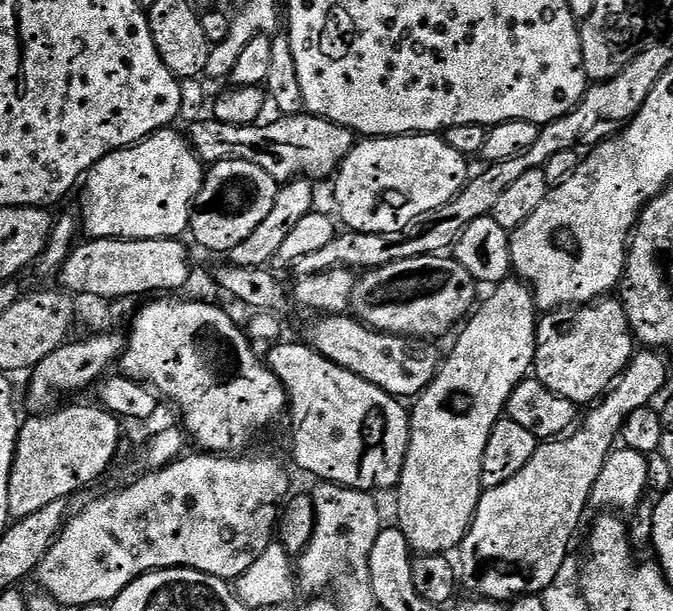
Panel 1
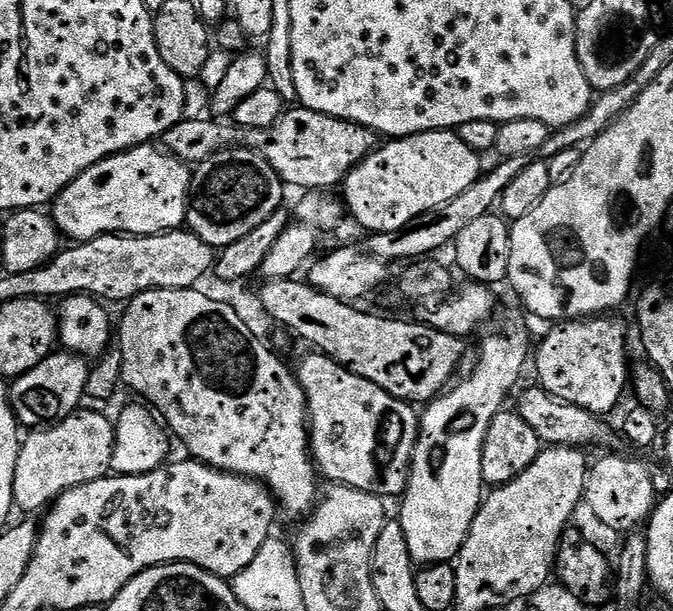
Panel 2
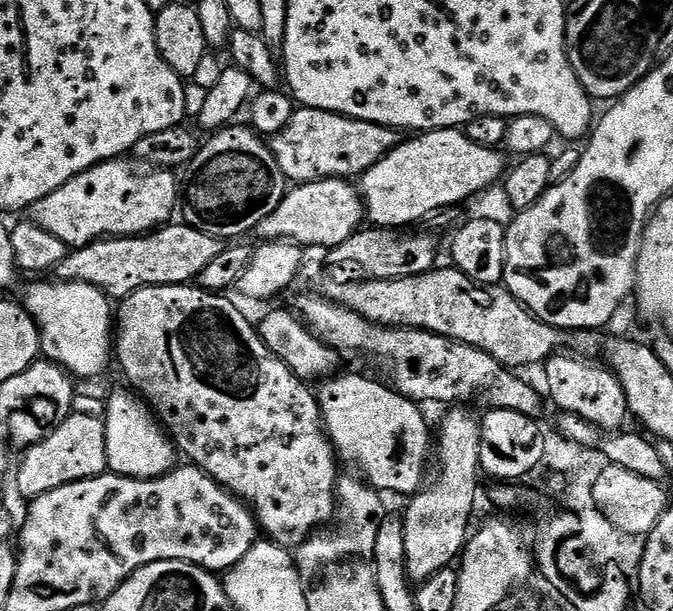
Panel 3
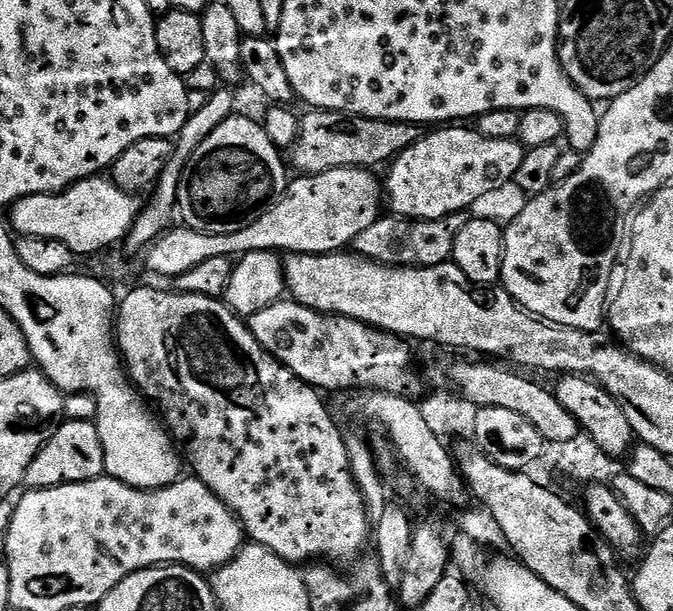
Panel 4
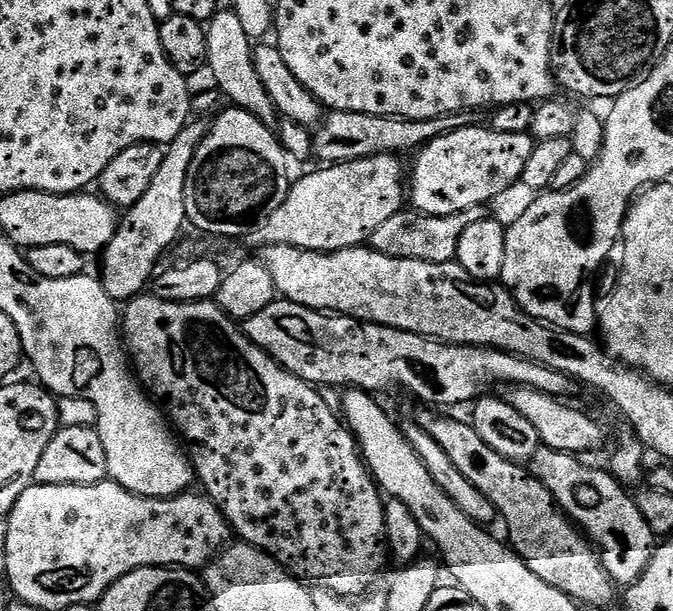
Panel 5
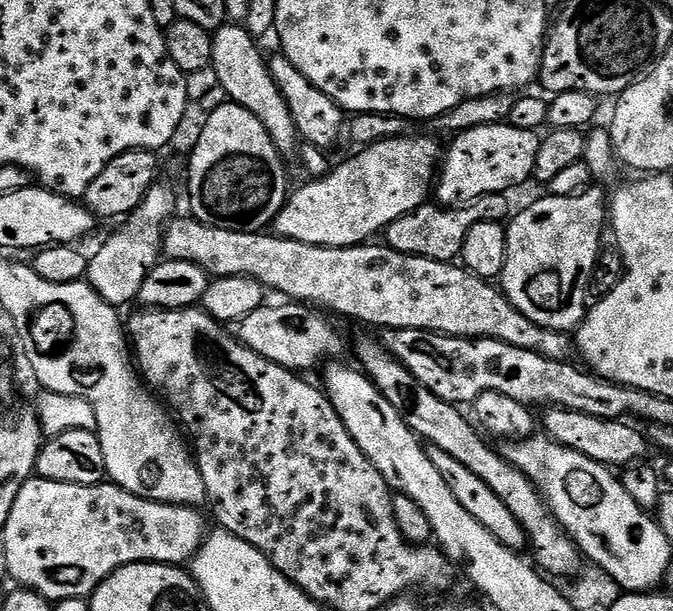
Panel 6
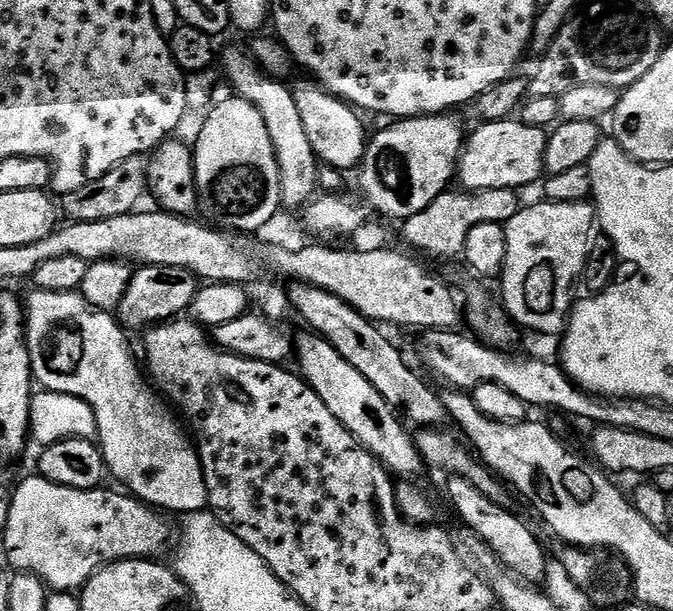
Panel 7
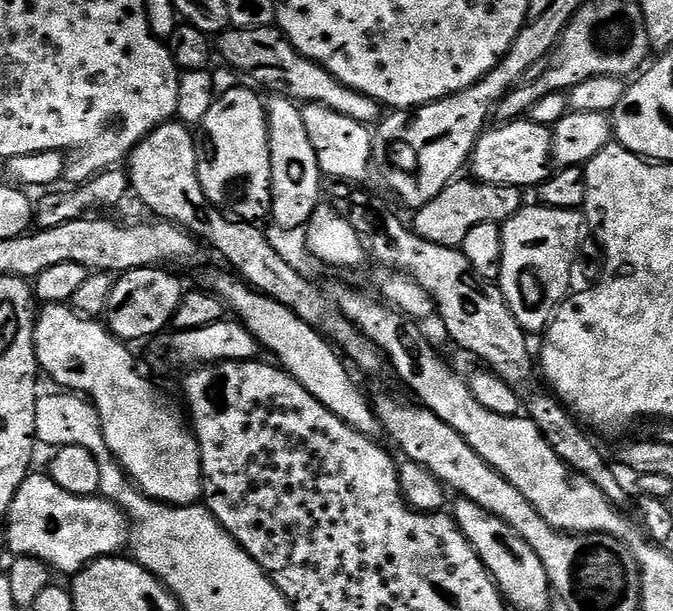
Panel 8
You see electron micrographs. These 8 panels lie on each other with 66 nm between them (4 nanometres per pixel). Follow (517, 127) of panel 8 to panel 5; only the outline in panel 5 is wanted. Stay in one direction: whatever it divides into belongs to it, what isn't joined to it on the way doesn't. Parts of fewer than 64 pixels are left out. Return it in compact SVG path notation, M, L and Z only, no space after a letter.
M469 126L467 128L459 128L453 132L447 132L445 136L434 138L430 143L424 145L415 153L414 159L416 161L410 164L410 204L417 212L425 212L427 216L449 216L450 214L458 214L462 210L470 210L471 208L479 208L481 206L488 206L495 196L500 196L503 192L511 190L515 184L521 183L520 175L522 170L526 170L526 162L530 162L530 154L536 149L537 141L533 139L529 133L522 134L498 134L491 126Z

